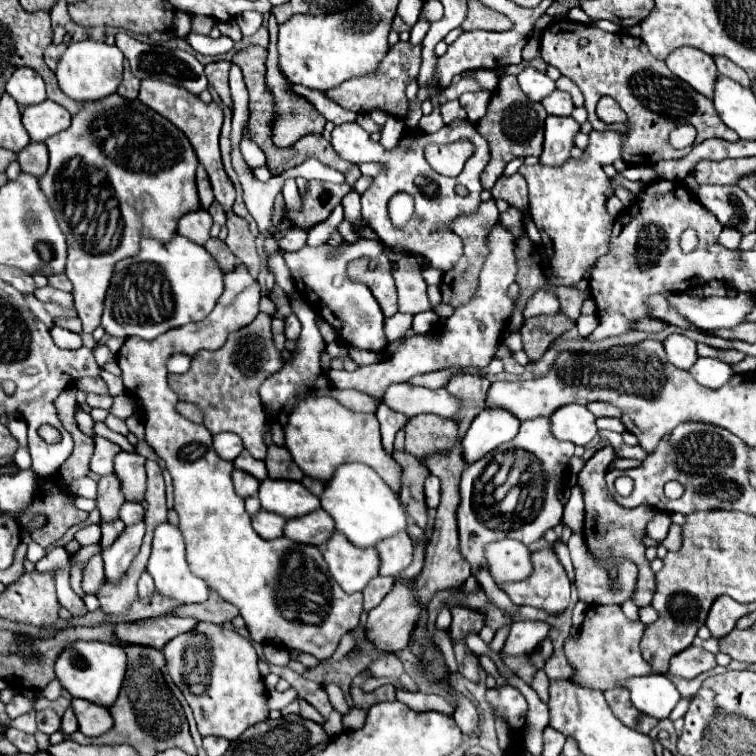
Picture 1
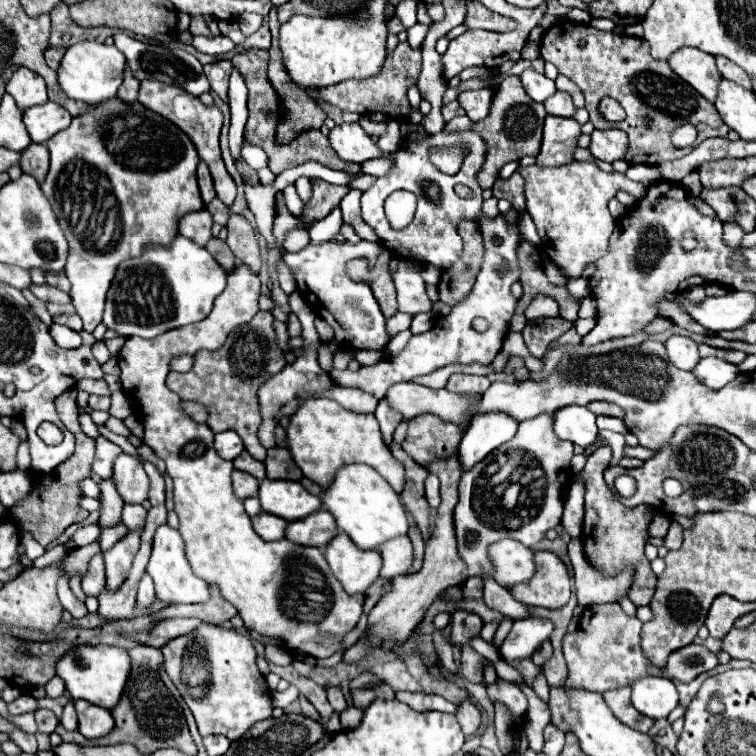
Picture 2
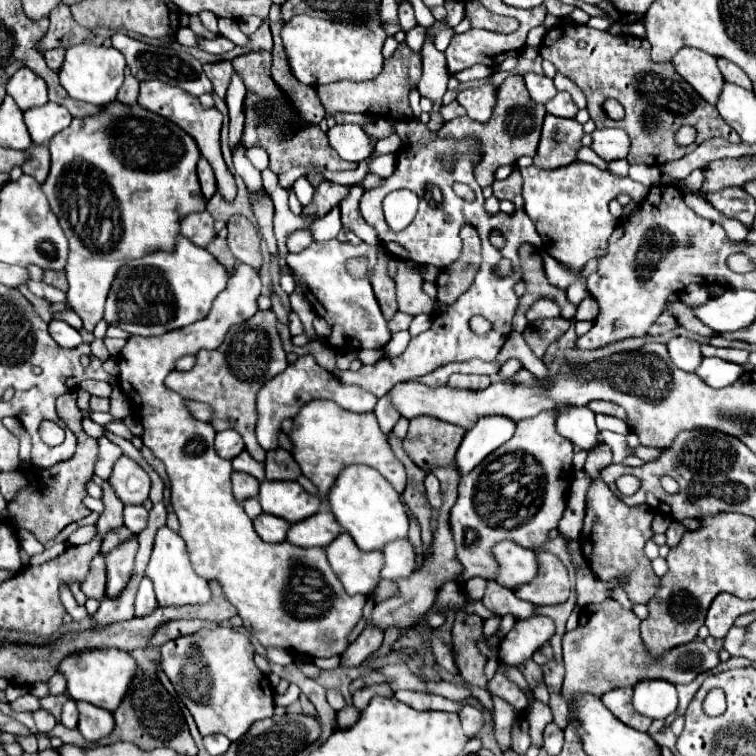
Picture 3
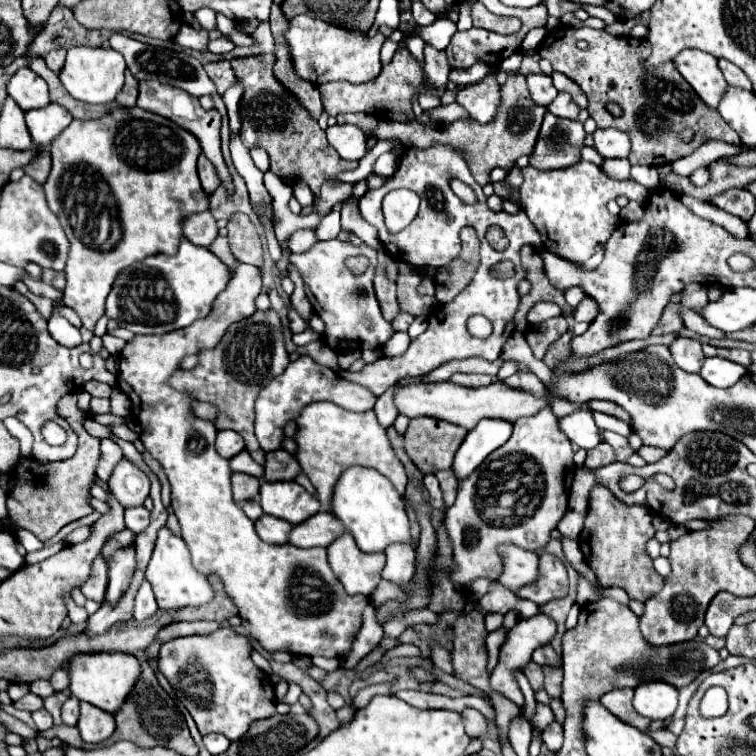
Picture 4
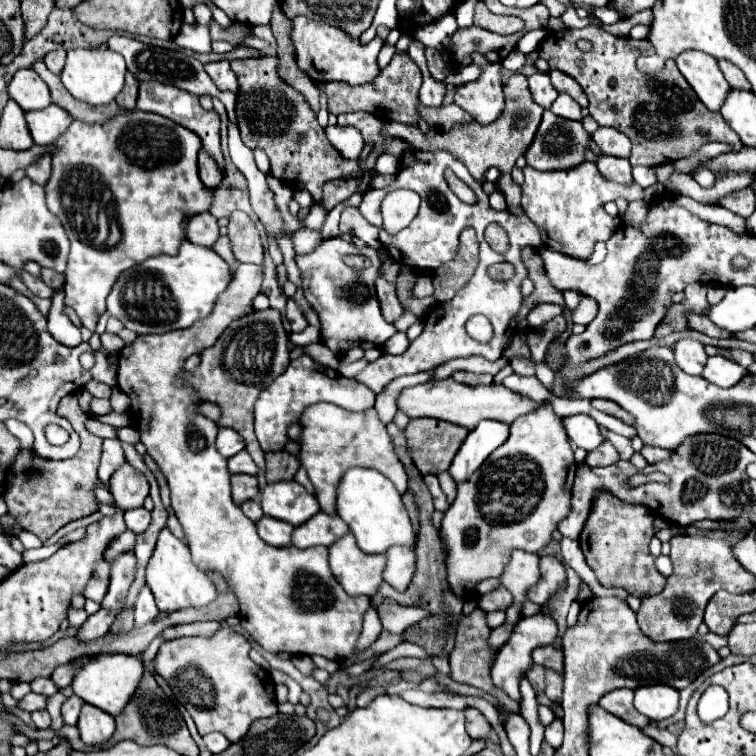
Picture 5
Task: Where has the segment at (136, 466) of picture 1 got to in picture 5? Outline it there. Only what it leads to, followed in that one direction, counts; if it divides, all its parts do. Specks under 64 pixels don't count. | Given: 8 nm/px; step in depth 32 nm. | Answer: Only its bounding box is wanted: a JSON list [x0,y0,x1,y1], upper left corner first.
[110,464,148,512]

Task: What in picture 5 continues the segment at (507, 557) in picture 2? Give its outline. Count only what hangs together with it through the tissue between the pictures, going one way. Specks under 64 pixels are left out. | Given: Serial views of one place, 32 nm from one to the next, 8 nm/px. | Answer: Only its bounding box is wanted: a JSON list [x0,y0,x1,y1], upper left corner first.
[502,552,540,624]

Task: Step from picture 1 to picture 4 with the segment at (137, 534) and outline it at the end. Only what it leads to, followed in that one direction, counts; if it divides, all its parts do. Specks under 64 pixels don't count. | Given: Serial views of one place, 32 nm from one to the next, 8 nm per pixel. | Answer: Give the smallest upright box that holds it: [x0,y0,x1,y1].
[104,546,136,606]

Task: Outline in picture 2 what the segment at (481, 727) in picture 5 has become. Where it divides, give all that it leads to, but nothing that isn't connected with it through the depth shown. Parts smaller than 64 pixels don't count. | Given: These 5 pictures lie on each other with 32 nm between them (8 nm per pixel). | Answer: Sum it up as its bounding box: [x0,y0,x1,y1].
[456,700,482,736]

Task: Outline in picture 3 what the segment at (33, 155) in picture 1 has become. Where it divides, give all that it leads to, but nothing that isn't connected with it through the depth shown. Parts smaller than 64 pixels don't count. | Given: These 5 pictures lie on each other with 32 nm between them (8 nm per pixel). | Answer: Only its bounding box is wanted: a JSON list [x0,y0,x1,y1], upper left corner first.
[22,146,50,184]

